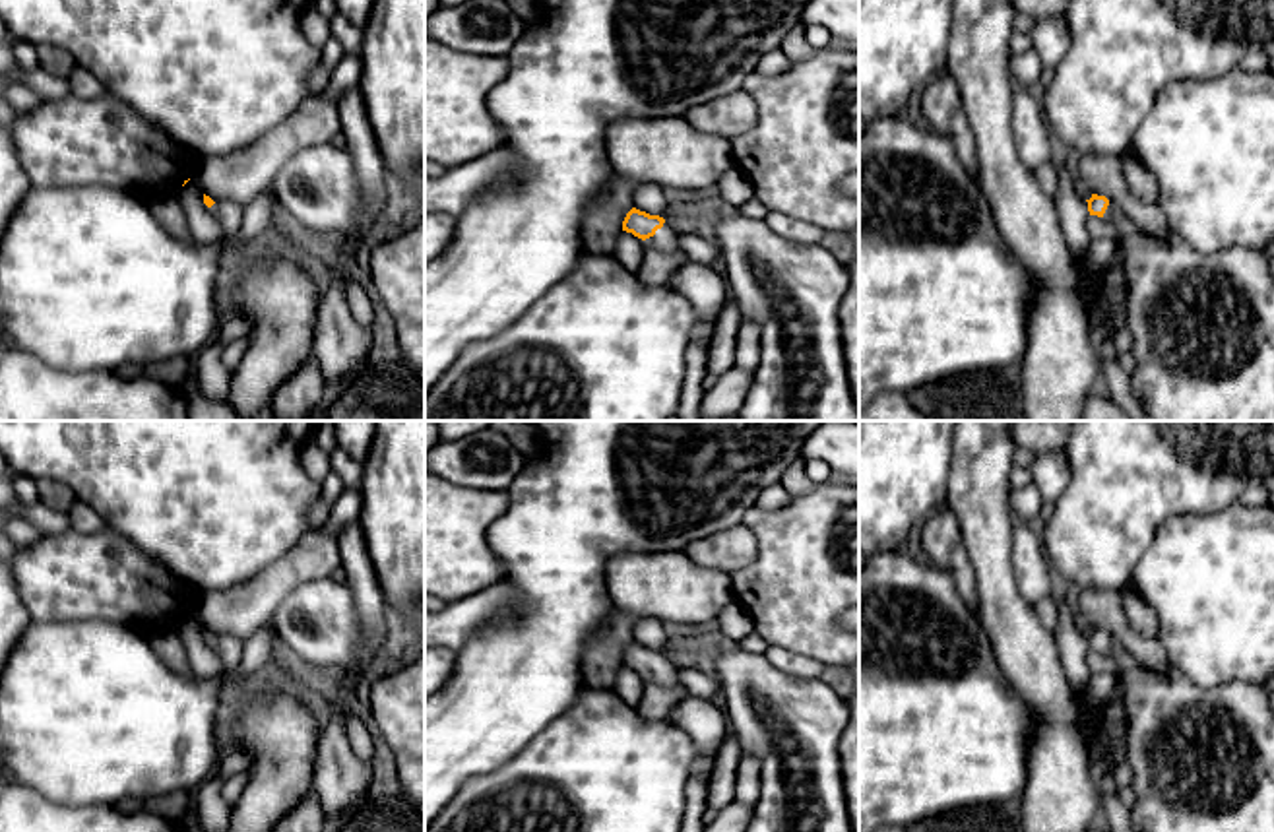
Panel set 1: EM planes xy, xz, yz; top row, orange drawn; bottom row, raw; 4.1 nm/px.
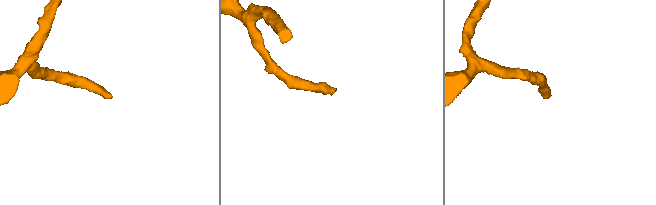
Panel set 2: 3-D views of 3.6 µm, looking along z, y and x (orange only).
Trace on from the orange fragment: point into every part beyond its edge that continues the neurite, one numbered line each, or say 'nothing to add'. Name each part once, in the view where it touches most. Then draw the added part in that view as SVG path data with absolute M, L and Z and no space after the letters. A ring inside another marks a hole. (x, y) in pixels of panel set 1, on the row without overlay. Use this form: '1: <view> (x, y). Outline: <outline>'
1: xz (666, 673). Outline: M665 656L661 663L655 665L653 671L644 675L646 683L655 683L659 687L673 687L679 681L683 659L675 656Z

